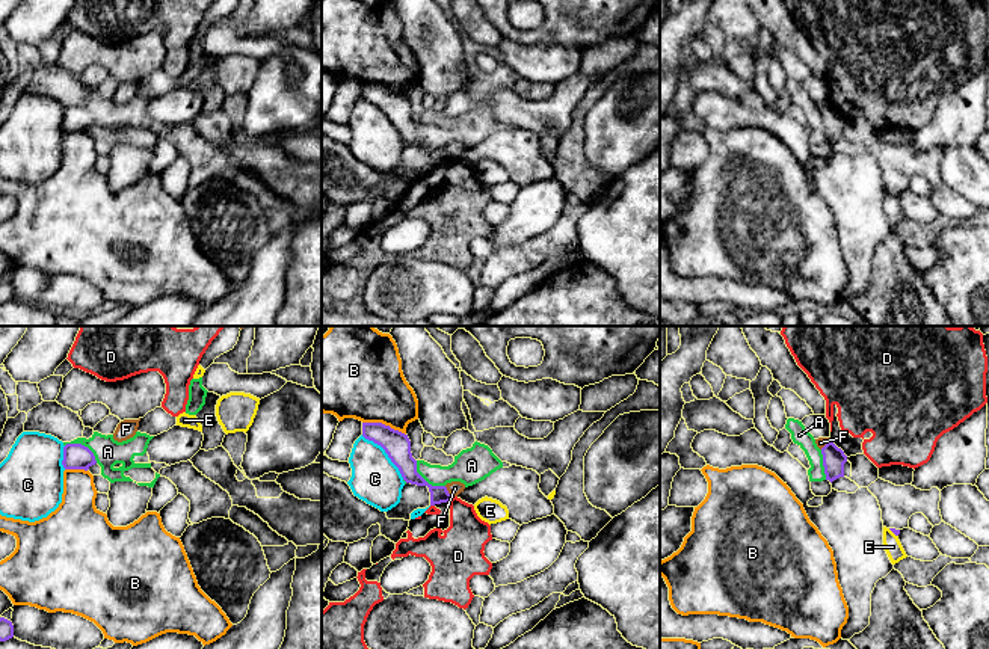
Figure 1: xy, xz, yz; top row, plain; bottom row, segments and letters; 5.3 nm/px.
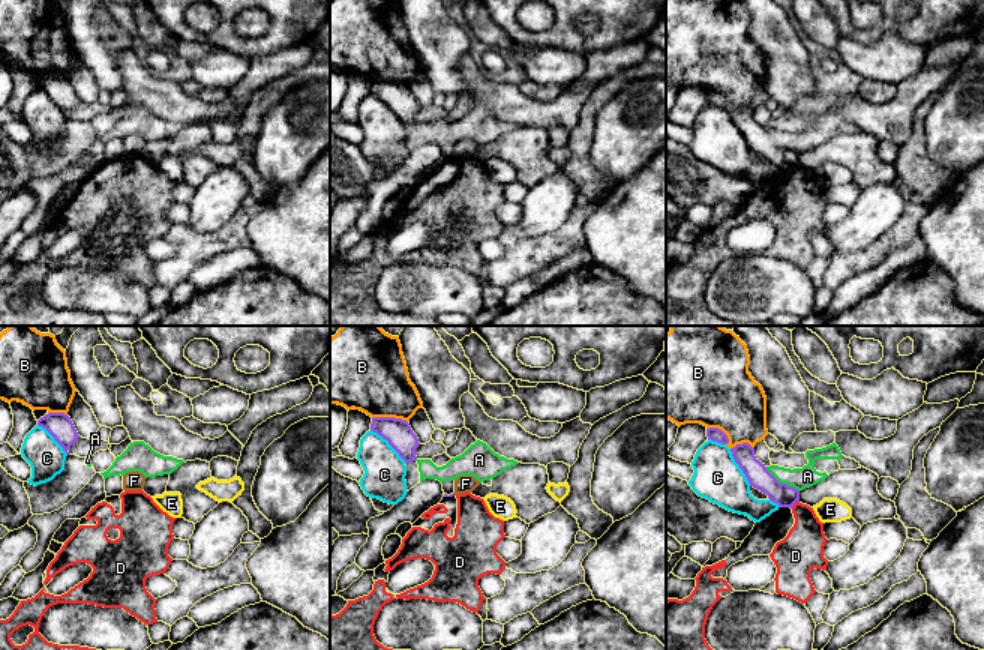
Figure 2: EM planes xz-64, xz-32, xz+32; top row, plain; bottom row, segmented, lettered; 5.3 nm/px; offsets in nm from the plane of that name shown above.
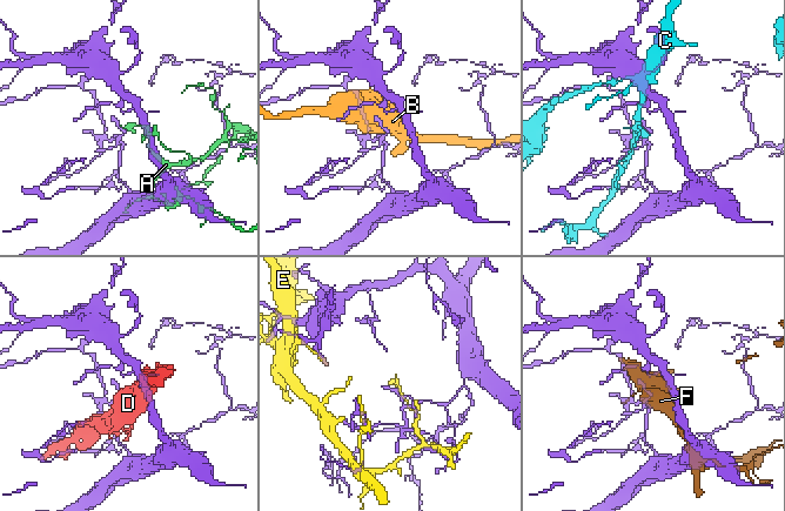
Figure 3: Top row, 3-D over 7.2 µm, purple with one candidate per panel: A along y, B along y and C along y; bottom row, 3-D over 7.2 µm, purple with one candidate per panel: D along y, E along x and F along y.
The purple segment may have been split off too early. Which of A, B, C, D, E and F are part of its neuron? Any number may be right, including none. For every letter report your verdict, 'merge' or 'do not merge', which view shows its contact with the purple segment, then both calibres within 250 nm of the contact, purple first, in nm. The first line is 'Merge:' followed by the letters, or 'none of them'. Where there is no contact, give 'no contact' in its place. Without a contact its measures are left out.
Merge: none of them
A: do not merge | xz | 140/170 nm
B: do not merge | xz | 140/400 nm
C: do not merge | xz | 140/260 nm
D: do not merge | xz | 100/220 nm
E: do not merge | yz | 30/90 nm
F: do not merge | xz | 100/80 nm

